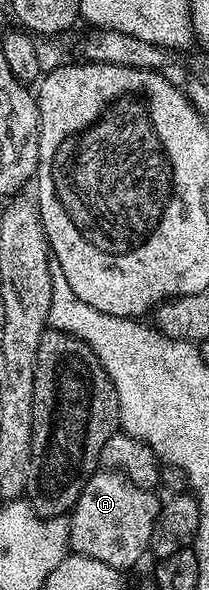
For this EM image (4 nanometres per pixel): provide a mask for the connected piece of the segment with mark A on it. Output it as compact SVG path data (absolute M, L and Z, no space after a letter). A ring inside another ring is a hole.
M93 472L70 513L69 549L75 555L88 557L97 565L109 564L112 570L134 567L143 558L144 552L146 556L149 551L150 534L162 507L162 500L156 494L155 491L139 488L123 472Z

